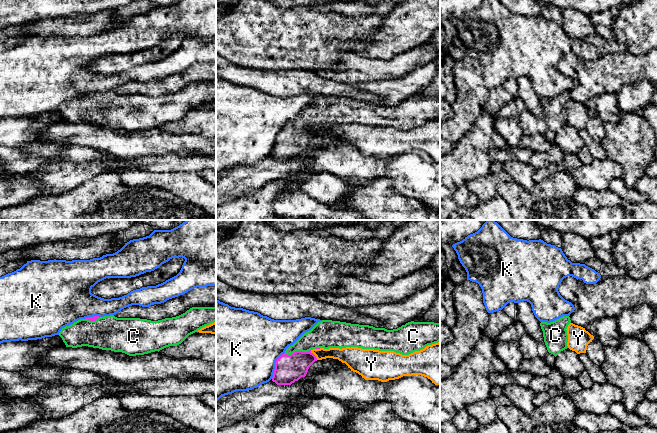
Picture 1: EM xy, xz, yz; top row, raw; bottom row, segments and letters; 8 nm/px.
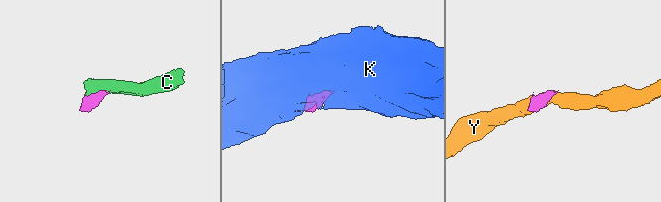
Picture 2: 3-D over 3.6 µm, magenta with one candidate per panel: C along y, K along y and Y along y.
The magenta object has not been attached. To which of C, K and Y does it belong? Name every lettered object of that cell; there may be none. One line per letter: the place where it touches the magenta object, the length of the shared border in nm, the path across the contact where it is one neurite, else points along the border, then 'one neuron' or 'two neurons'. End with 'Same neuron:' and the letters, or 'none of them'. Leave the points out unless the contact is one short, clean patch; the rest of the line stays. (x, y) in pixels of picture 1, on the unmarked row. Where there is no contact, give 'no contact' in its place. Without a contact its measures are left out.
C: xz (297, 127) | 220 nm | across xz (288, 144), (297, 135), (297, 127), (308, 117), (323, 111) | one neuron
K: xz (275, 141) | 240 nm | two neurons
Y: xz (314, 131) | 100 nm | along xz (310, 126), (317, 135) | two neurons
Same neuron: C

